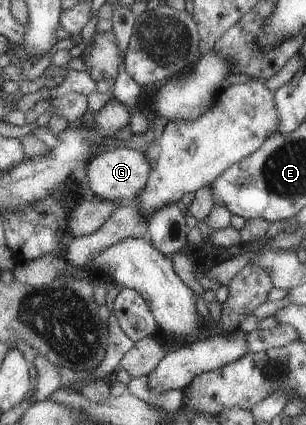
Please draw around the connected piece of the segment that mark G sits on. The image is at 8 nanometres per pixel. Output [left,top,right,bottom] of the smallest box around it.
[85,147,151,204]

